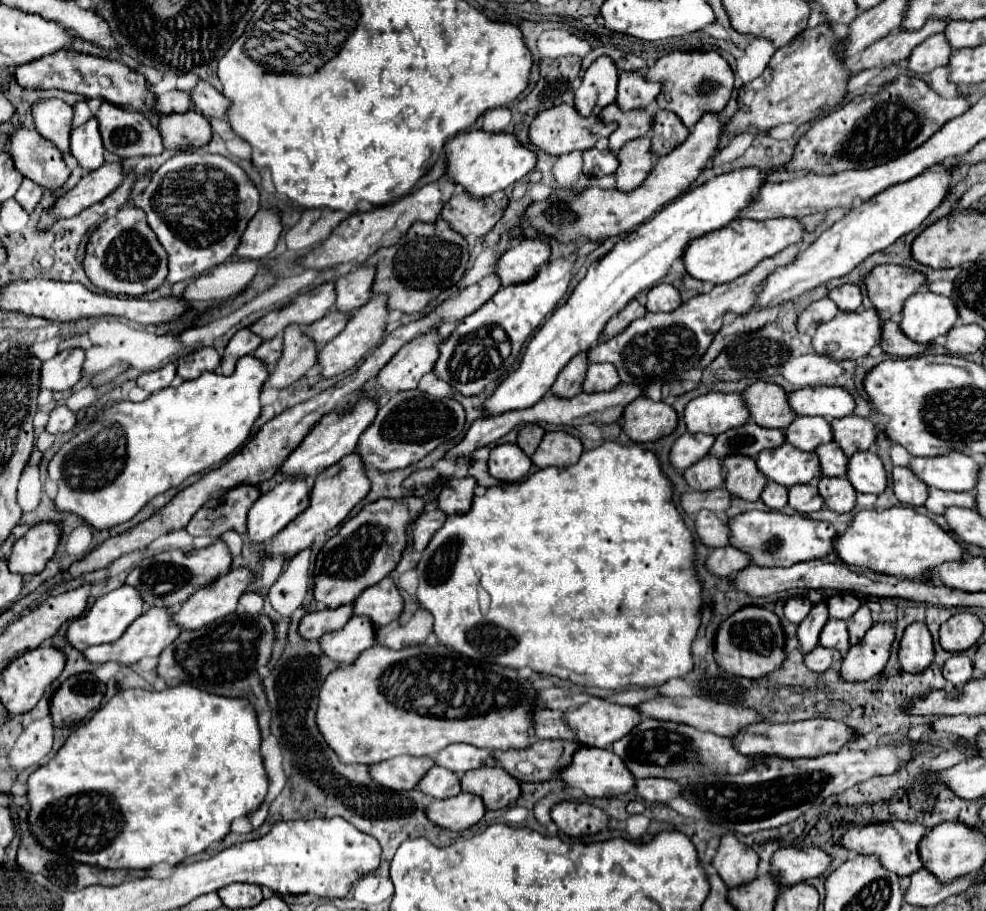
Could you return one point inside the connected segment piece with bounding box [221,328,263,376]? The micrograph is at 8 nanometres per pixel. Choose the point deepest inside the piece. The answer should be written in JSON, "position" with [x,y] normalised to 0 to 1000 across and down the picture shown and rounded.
{"position":[247,375]}

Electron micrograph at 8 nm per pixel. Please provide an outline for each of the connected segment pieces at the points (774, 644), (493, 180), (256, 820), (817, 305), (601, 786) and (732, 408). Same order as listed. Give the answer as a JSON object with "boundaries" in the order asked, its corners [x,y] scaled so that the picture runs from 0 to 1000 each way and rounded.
{"boundaries":[[[[756,665],[739,676],[725,698],[725,724],[743,742],[776,744],[796,724],[796,694],[788,674],[774,665]]],[[[476,143],[455,151],[451,158],[453,182],[451,191],[455,198],[466,202],[480,217],[492,217],[502,211],[512,209],[514,204],[528,198],[543,184],[543,169],[534,165],[522,149],[518,147],[496,147],[490,143]]],[[[269,880],[263,889],[259,889],[259,891],[253,896],[253,902],[255,902],[255,907],[257,907],[259,911],[269,902],[269,898],[271,898],[271,889],[273,889],[273,880]]],[[[841,327],[829,329],[823,336],[818,336],[818,340],[810,347],[808,360],[810,360],[810,364],[818,364],[823,358],[831,358],[833,353],[847,349],[849,342],[851,342],[851,338],[847,336],[845,329],[841,329]]],[[[589,819],[583,830],[581,830],[581,839],[575,841],[567,854],[571,858],[575,858],[579,865],[589,865],[597,876],[603,874],[626,874],[626,872],[636,872],[644,865],[644,854],[638,847],[638,843],[634,843],[634,836],[630,836],[630,832],[626,832],[626,828],[614,823],[614,821],[597,821],[597,819]]],[[[719,430],[701,439],[695,448],[695,465],[699,474],[733,476],[756,463],[760,463],[760,450],[752,432]]]]}

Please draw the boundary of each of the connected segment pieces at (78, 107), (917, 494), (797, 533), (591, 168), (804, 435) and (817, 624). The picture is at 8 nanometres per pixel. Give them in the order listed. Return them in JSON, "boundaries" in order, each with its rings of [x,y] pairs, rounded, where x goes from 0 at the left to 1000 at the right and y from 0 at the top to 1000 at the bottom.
{"boundaries":[[[[78,112],[76,116],[76,130],[74,130],[74,141],[78,141],[78,138],[84,138],[92,127],[94,127],[94,123],[90,121],[90,116],[88,116],[88,112]]],[[[916,512],[906,514],[906,538],[916,553],[924,555],[936,555],[938,547],[942,544],[942,536],[938,533],[938,529],[926,523],[926,516]]],[[[756,562],[739,571],[741,599],[764,610],[764,619],[772,623],[780,621],[804,621],[808,617],[827,615],[845,606],[845,588],[849,582],[841,573],[829,573],[812,564],[792,564],[792,562]]],[[[605,162],[593,165],[591,167],[591,176],[593,176],[591,189],[595,193],[601,193],[601,195],[610,195],[610,193],[616,193],[616,191],[622,191],[626,187],[626,182],[628,182],[626,171],[620,169],[618,165],[605,165]]],[[[810,457],[796,472],[798,485],[808,490],[810,494],[827,494],[829,490],[845,483],[845,472],[841,461],[831,457]]],[[[835,656],[833,661],[825,663],[820,676],[810,685],[808,700],[812,705],[812,714],[823,716],[831,707],[831,696],[833,696],[833,692],[835,692],[839,681],[841,681],[841,672],[839,672],[837,656]]]]}

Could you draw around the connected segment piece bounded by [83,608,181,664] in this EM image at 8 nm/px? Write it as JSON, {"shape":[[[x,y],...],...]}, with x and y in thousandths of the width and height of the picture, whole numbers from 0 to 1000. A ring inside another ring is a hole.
{"shape":[[[153,667],[143,678],[139,678],[135,683],[135,687],[131,687],[129,694],[119,705],[111,705],[111,707],[102,707],[102,709],[90,709],[88,714],[84,714],[84,718],[88,724],[102,727],[102,729],[104,727],[137,729],[145,720],[161,720],[163,714],[167,714],[167,709],[171,709],[171,705],[175,705],[182,698],[182,694],[184,694],[184,689],[175,683],[175,672],[171,667]]]}

